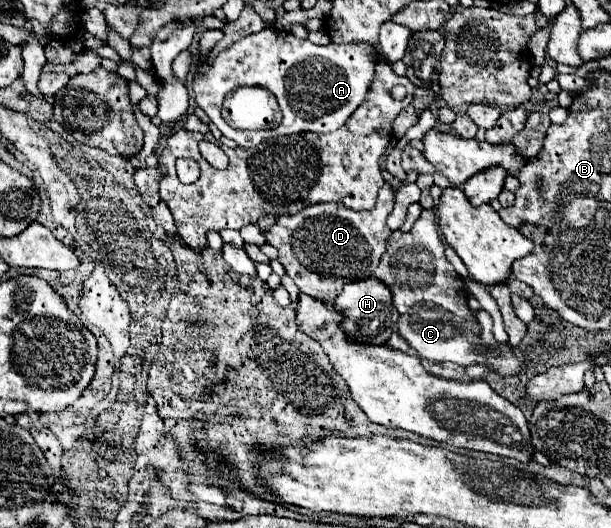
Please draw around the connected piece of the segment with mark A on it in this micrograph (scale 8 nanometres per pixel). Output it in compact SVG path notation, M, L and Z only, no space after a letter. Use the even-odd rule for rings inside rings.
M386 21L380 27L380 43L378 45L370 45L370 43L314 45L308 39L298 39L292 33L286 33L282 29L268 27L268 29L262 29L262 31L254 33L254 35L248 35L248 37L236 41L232 47L222 51L212 61L210 69L206 71L206 75L194 77L192 91L194 91L194 97L196 97L196 105L200 109L204 109L204 113L222 131L222 135L228 137L228 139L234 139L242 147L254 147L254 145L258 145L264 139L280 137L280 135L292 135L292 133L306 133L306 131L330 133L330 131L342 127L346 123L346 119L366 99L366 93L368 93L368 89L370 89L370 85L372 85L374 77L376 77L376 65L378 65L380 57L384 57L386 63L390 63L390 65L404 57L406 45L408 45L408 37L410 37L408 27L402 27L402 25L392 23L392 21ZM240 85L258 85L258 87L264 87L270 93L274 93L274 97L278 99L278 105L282 109L282 123L274 131L236 131L232 127L224 127L224 119L220 115L222 99L224 99L226 93L234 91Z

